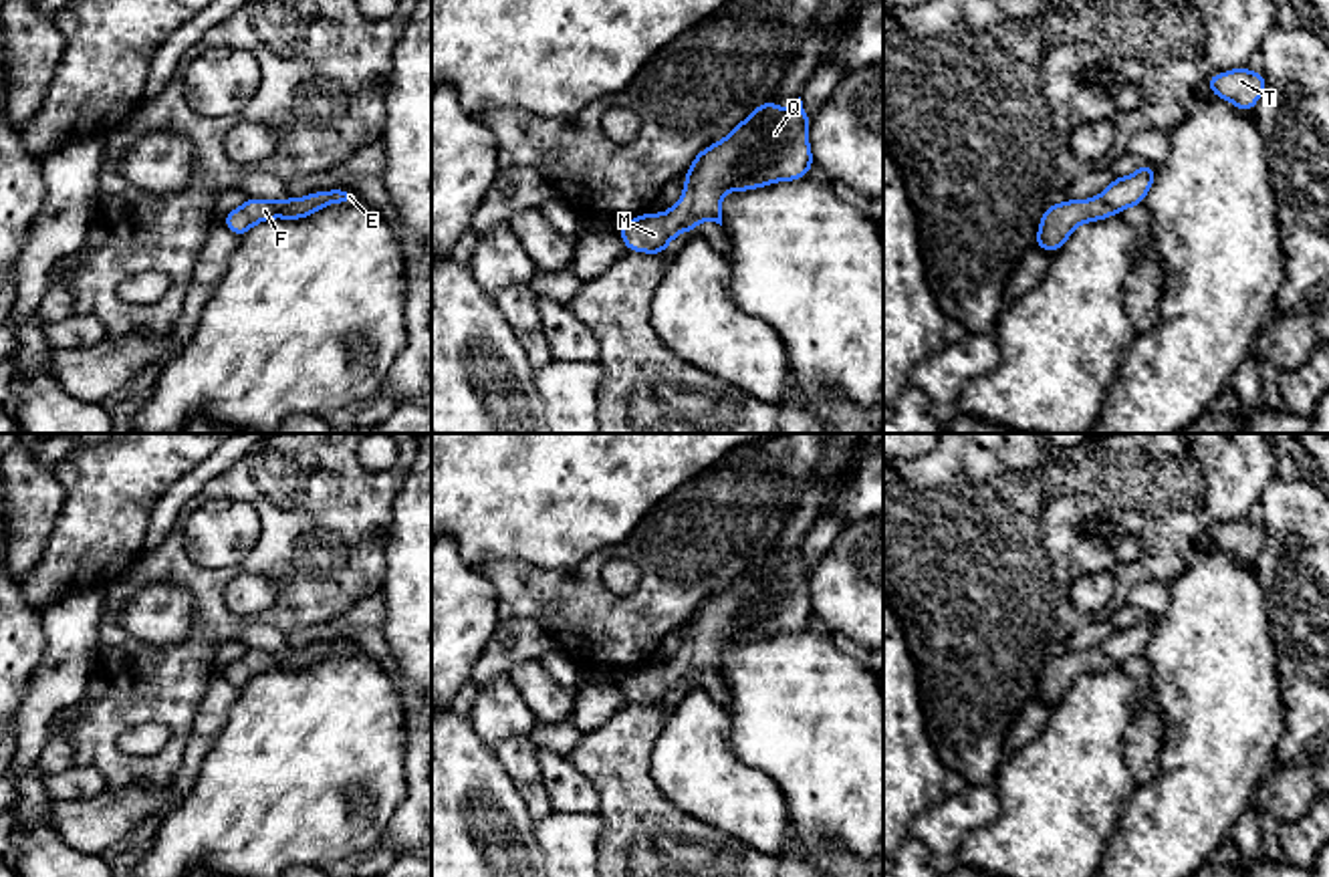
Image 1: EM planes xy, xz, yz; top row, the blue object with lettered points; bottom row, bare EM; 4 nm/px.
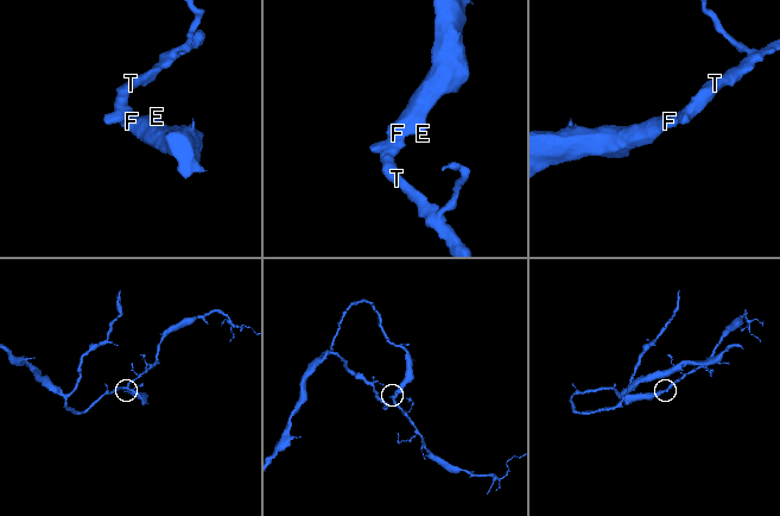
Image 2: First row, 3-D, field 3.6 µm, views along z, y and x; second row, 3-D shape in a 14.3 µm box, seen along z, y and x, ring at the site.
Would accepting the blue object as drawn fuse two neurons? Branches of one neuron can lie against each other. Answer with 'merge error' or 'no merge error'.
no merge error

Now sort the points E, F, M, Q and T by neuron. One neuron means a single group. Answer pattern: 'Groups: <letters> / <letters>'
Groups: E F M Q T

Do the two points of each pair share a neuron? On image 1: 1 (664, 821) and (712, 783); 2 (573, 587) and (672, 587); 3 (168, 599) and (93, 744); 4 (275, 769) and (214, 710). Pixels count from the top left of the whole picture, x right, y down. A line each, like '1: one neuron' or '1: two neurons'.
1: two neurons
2: one neuron
3: two neurons
4: two neurons

